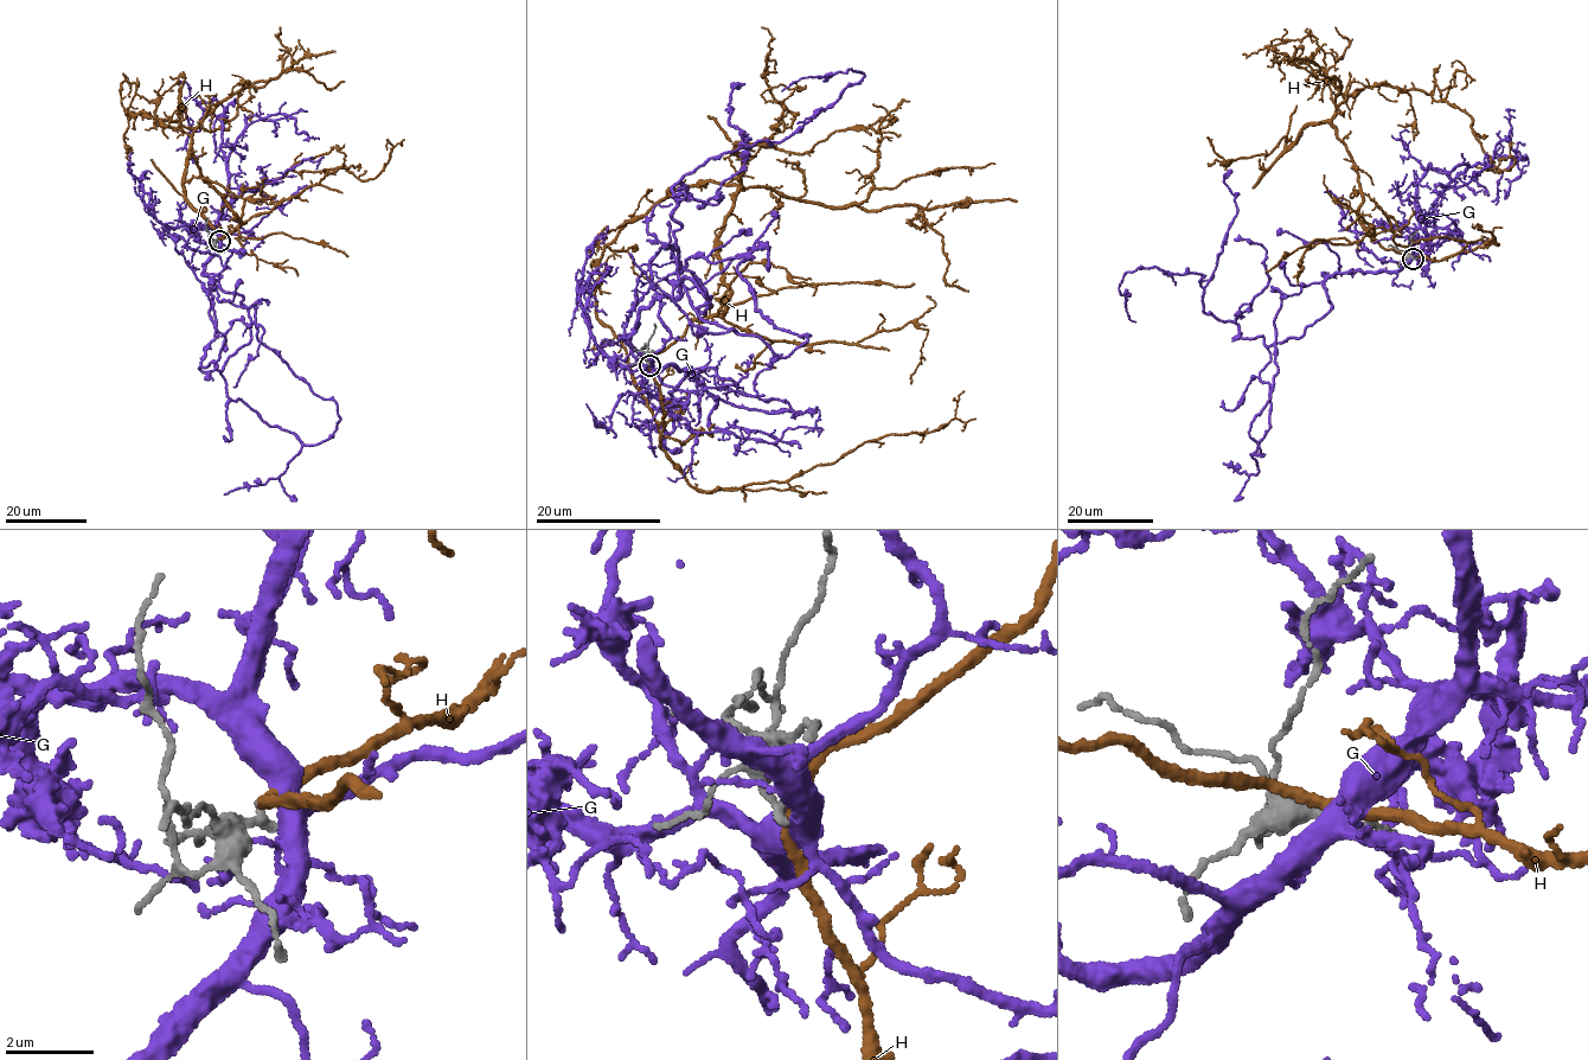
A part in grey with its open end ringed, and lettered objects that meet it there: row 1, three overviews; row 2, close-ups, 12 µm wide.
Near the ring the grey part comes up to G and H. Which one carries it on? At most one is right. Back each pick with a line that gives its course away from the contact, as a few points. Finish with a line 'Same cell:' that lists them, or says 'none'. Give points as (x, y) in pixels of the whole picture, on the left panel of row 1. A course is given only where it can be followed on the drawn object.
Same cell: none

